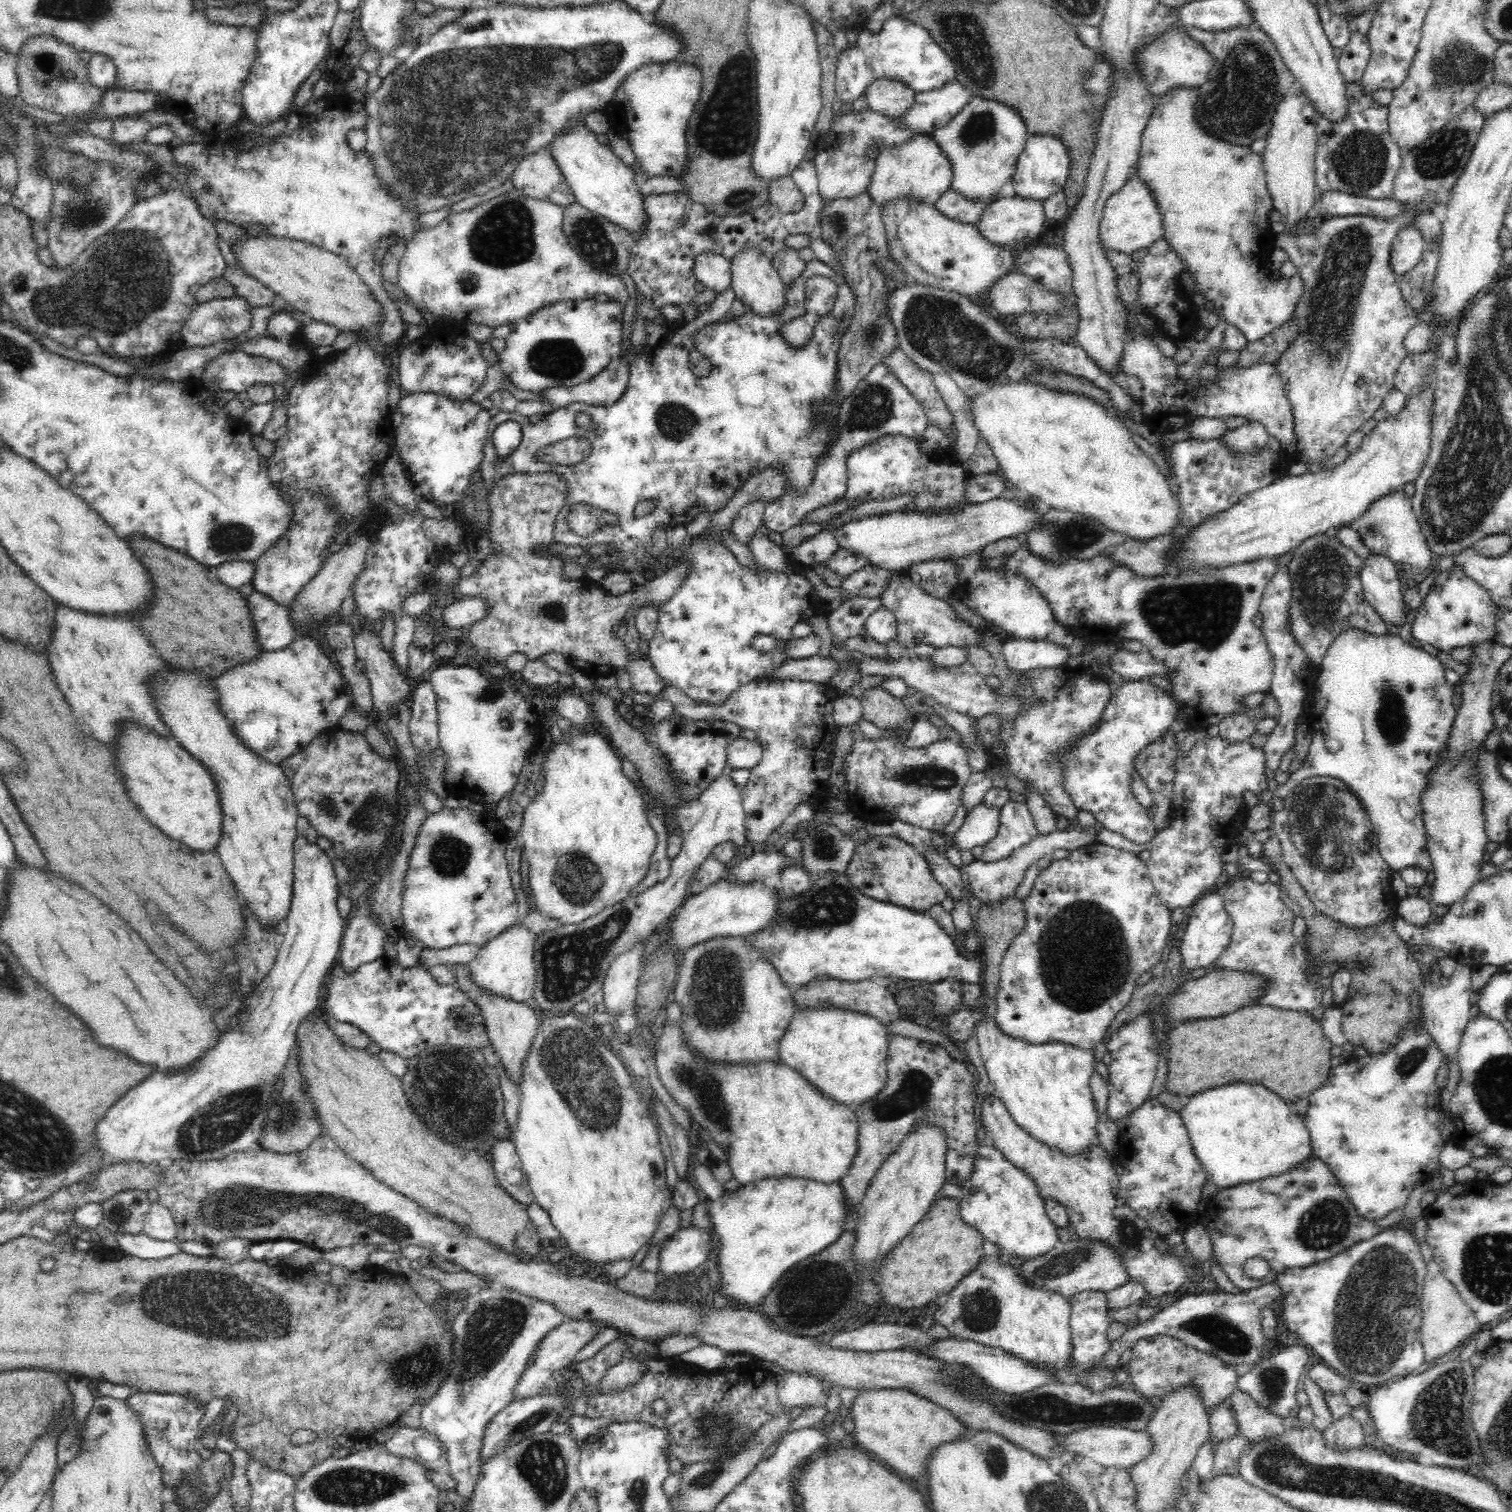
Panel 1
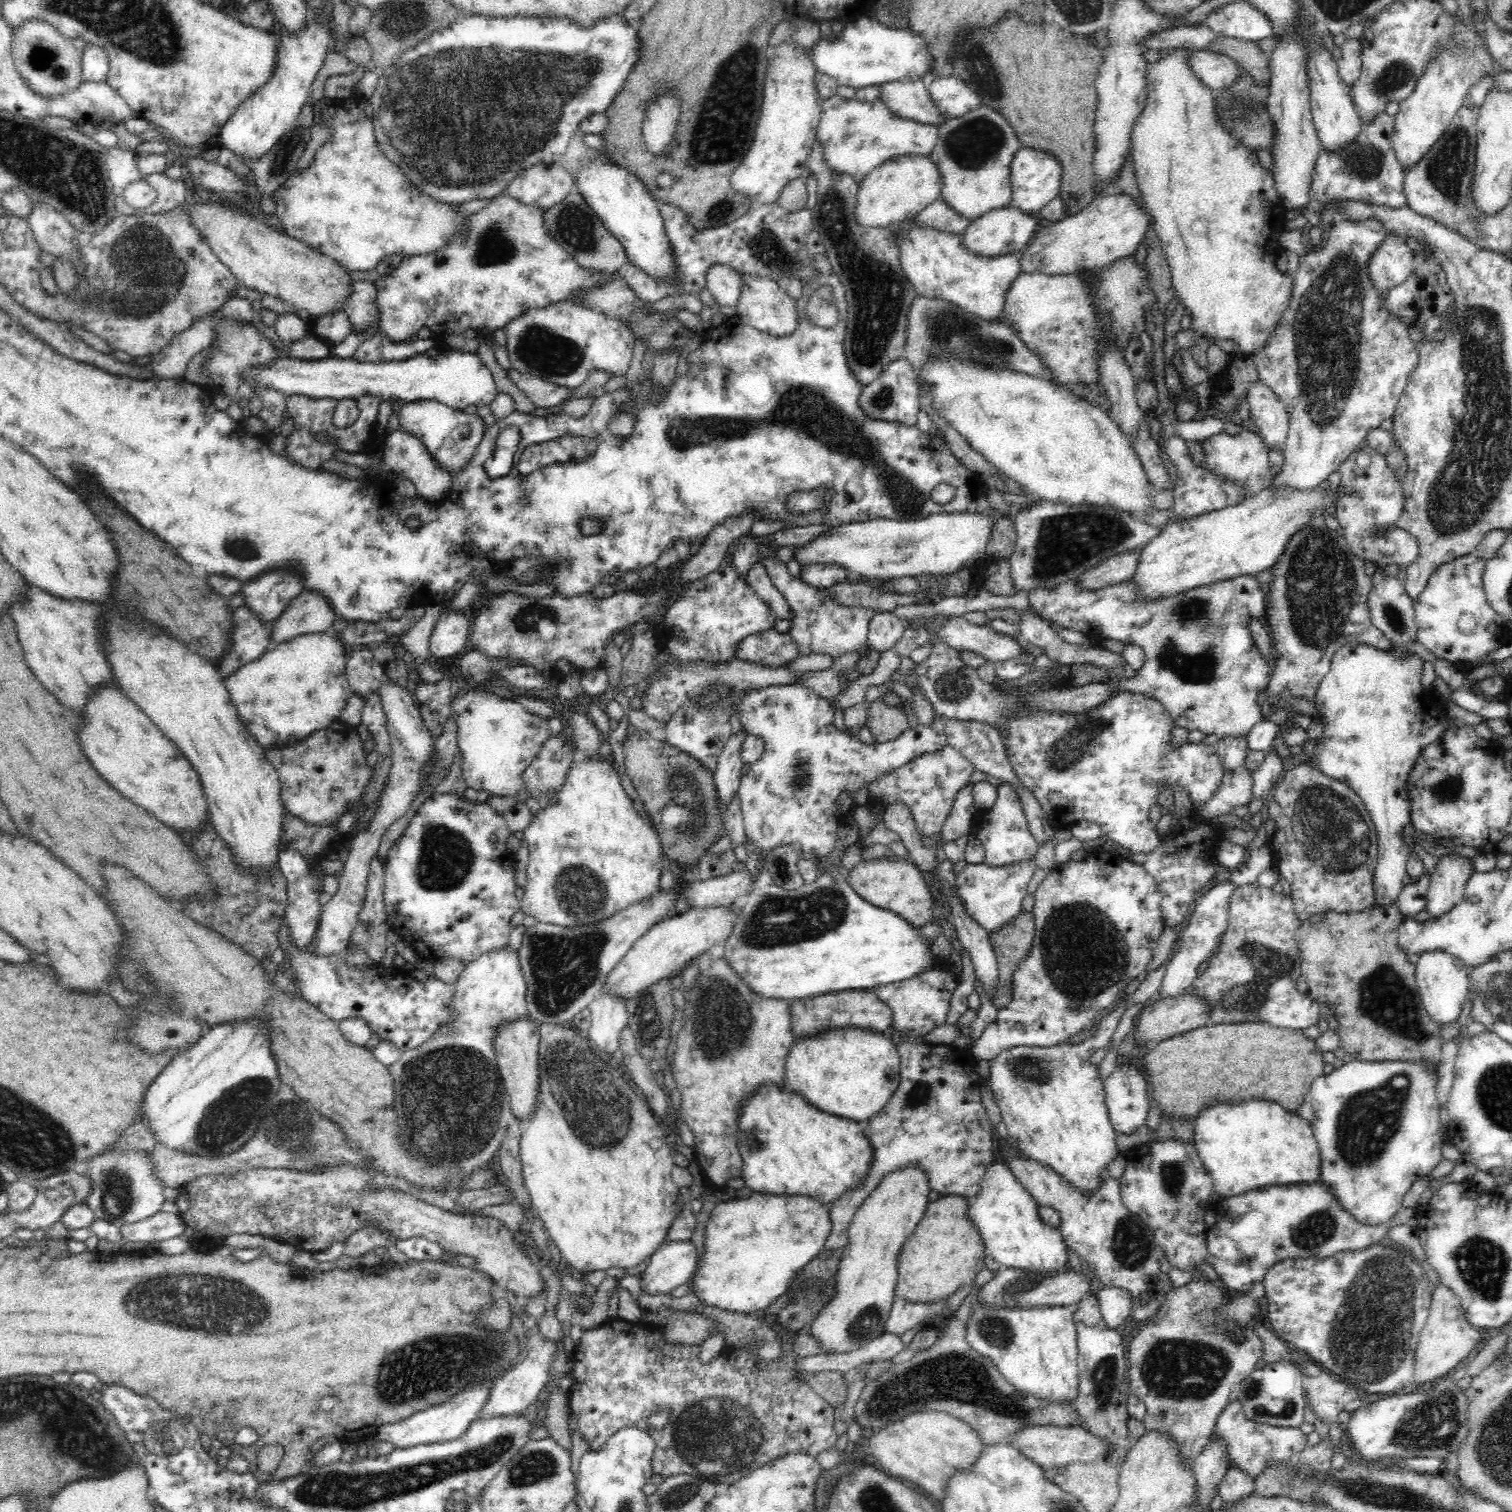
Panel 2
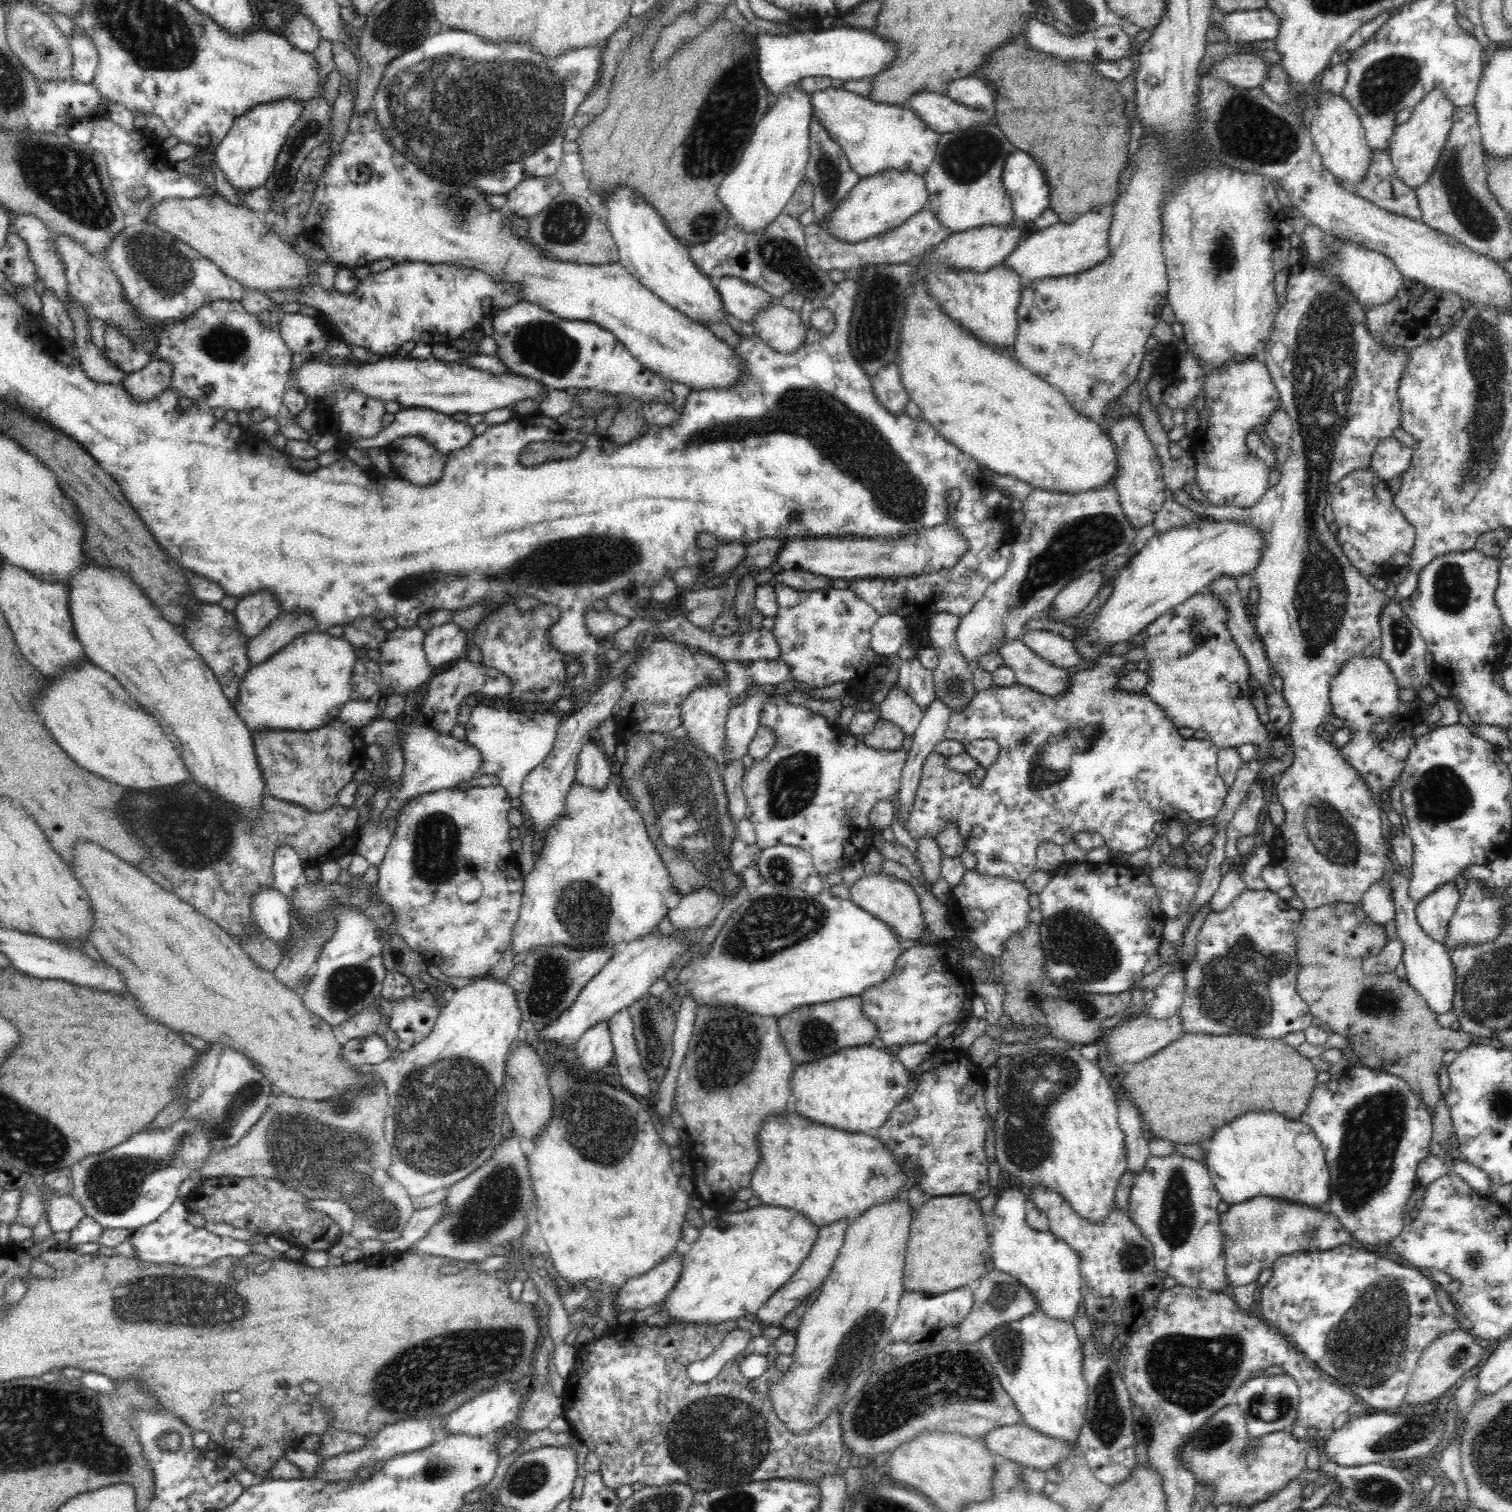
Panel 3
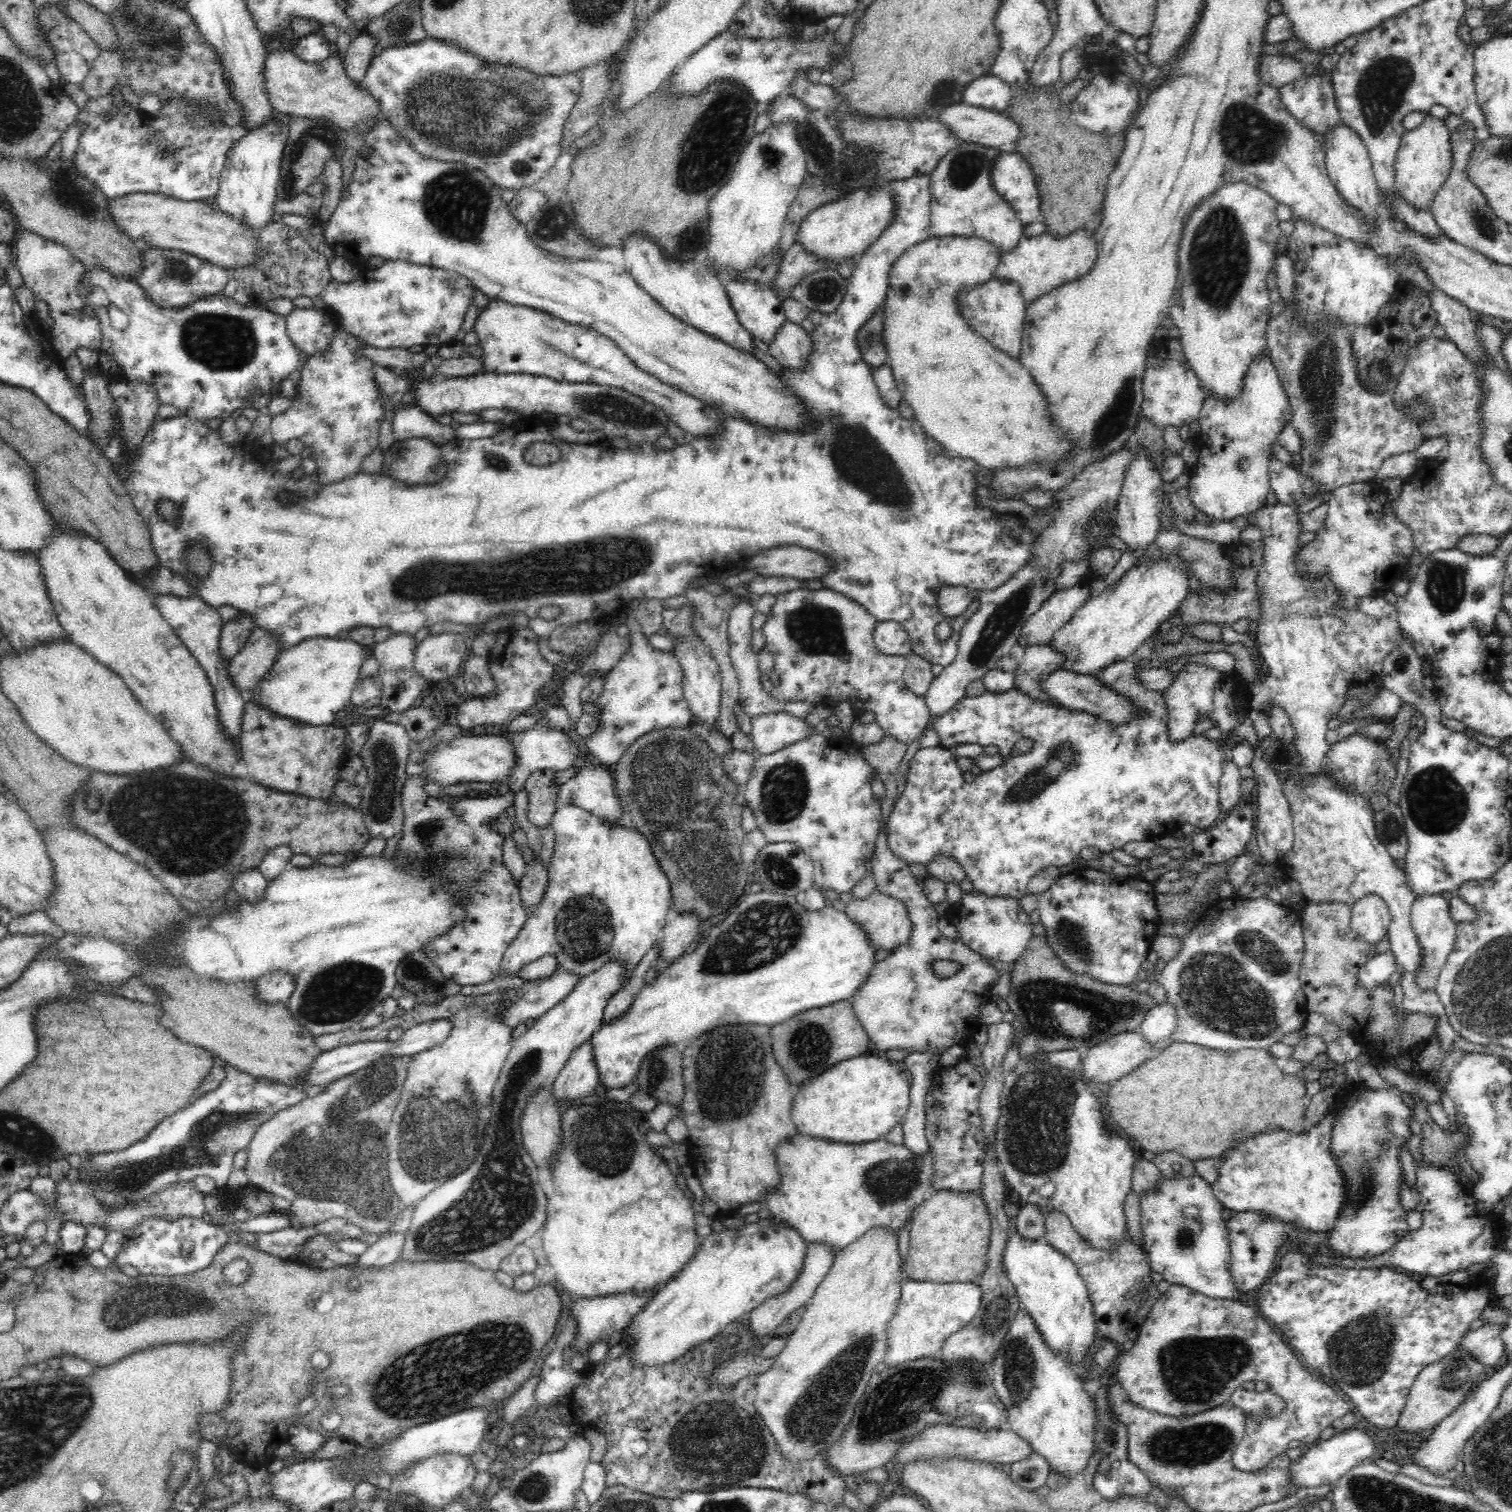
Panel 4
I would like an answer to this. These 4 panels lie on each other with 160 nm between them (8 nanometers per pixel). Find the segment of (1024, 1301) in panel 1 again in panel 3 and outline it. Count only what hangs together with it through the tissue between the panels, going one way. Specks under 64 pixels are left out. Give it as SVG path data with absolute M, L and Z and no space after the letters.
M1037 1309L1020 1320L999 1326L980 1342L982 1354L993 1366L1000 1385L1014 1401L1020 1424L1030 1427L1050 1439L1060 1439L1066 1447L1076 1448L1087 1413L1087 1383L1083 1376L1081 1344L1074 1325L1068 1321L1048 1319Z

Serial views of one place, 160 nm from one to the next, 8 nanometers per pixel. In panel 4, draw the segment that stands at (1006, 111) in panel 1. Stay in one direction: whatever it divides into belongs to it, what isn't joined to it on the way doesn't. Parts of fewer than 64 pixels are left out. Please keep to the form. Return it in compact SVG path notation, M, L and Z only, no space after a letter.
M960 141L931 172L931 233L934 237L976 237L994 245L1000 256L1013 251L1023 237L1023 224L1016 211L990 183L990 168L1000 149Z

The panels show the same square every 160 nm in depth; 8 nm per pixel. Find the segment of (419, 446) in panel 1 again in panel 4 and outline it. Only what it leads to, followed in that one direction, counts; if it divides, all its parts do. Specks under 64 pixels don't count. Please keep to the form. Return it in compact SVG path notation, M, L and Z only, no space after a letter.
M400 408L393 418L391 426L397 441L429 438L435 445L443 445L456 438L453 428L436 424L419 408Z

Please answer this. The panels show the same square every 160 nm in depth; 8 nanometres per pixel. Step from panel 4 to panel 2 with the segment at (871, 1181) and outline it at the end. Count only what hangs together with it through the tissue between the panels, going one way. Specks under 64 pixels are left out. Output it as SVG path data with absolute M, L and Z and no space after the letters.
M762 1085L758 1090L743 1104L741 1115L739 1116L739 1127L737 1130L737 1143L739 1151L743 1158L743 1169L741 1172L745 1186L749 1186L756 1193L764 1193L766 1195L778 1196L804 1196L810 1197L820 1205L824 1205L826 1209L833 1206L842 1195L848 1191L859 1187L863 1180L869 1175L873 1163L873 1145L870 1144L869 1137L865 1135L863 1124L854 1121L838 1118L837 1116L818 1111L816 1107L806 1103L800 1095L794 1093L790 1087L786 1089L778 1089L776 1085Z

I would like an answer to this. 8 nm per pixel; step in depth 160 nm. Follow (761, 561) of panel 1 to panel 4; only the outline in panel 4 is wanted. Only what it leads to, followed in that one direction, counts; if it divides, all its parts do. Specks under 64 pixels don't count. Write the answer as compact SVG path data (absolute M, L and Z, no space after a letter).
M804 587L776 595L770 614L761 627L765 649L772 655L772 669L778 674L779 684L768 686L774 701L784 703L818 703L834 708L841 702L858 700L862 708L874 714L875 722L898 742L910 744L929 724L930 711L924 698L914 694L903 679L906 661L890 657L876 648L874 629L877 620L861 604L842 593L822 588L809 590Z

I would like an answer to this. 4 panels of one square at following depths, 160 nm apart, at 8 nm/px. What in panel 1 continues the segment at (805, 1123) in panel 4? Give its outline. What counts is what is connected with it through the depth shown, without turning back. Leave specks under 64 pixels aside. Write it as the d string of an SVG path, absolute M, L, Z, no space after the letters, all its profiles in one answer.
M798 1009L792 1020L779 1046L781 1062L802 1075L822 1095L856 1110L861 1104L871 1101L886 1086L889 1062L887 1038L890 1034L883 1022L872 1016L842 1009Z

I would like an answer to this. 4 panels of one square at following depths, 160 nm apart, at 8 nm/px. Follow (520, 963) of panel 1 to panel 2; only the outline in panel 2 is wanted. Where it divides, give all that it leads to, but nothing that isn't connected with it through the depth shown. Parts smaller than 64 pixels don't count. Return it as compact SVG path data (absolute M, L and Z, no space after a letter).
M508 946L468 963L460 972L454 984L454 994L448 1002L448 1007L452 1009L450 1020L442 1024L432 1039L426 1040L418 1048L401 1052L400 1058L386 1067L394 1081L398 1141L400 1147L410 1154L410 1159L417 1161L423 1158L432 1166L448 1166L446 1169L456 1169L458 1177L464 1178L480 1170L501 1147L507 1128L515 1118L510 1111L493 1042L502 1025L528 1018L526 983L520 973L518 955Z

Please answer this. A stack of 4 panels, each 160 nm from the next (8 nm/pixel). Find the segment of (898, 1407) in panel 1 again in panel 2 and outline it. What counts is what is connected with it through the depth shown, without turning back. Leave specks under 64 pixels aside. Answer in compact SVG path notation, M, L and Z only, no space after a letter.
M924 1411L867 1435L864 1452L876 1456L880 1469L890 1477L906 1478L943 1501L950 1478L971 1469L984 1446L979 1434L969 1424L948 1413Z

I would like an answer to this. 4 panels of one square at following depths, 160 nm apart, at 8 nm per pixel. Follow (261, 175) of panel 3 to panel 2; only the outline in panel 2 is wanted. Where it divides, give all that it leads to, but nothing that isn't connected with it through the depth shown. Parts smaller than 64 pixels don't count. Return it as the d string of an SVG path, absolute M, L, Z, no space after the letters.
M307 11L307 25L297 33L288 33L281 28L275 28L279 35L279 51L276 72L264 86L258 87L246 100L243 100L221 128L217 144L228 148L245 162L250 159L261 159L268 154L282 135L297 122L306 100L311 95L312 82L316 80L321 70L331 38L328 30L316 25L314 13Z

